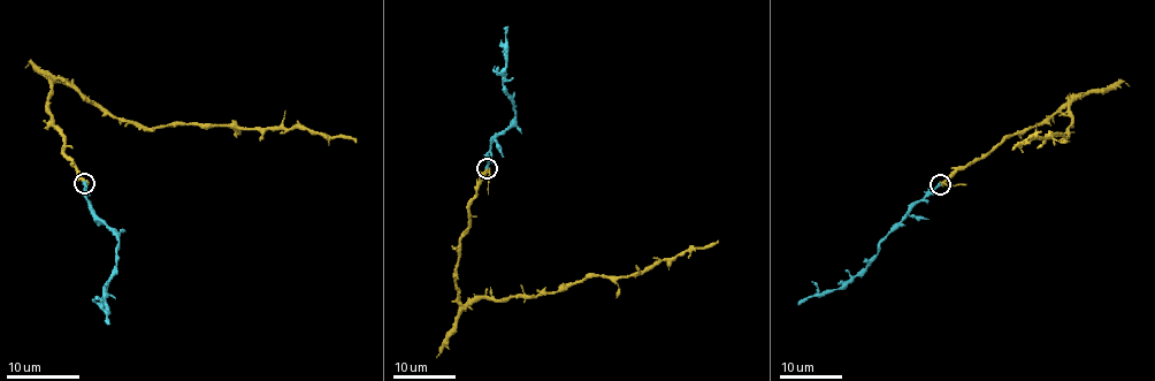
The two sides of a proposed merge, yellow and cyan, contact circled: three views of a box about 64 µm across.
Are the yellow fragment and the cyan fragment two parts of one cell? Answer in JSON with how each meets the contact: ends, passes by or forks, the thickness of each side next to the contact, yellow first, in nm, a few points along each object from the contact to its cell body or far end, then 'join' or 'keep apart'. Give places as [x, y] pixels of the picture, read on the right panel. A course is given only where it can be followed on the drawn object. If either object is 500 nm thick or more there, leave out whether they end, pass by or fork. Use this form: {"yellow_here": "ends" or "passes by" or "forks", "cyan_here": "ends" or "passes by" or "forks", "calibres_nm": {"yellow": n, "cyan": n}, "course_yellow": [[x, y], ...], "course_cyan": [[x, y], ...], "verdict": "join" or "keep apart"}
{"yellow_here": "passes by", "cyan_here": "ends", "calibres_nm": {"yellow": 360, "cyan": 360}, "course_yellow": [[939, 183], [986, 157], [1006, 138], [1048, 121], [1076, 94], [1065, 137], [1030, 137], [1012, 150]], "course_cyan": [[939, 183], [880, 243], [878, 253], [855, 277], [835, 289], [815, 292], [797, 305]], "verdict": "join"}

